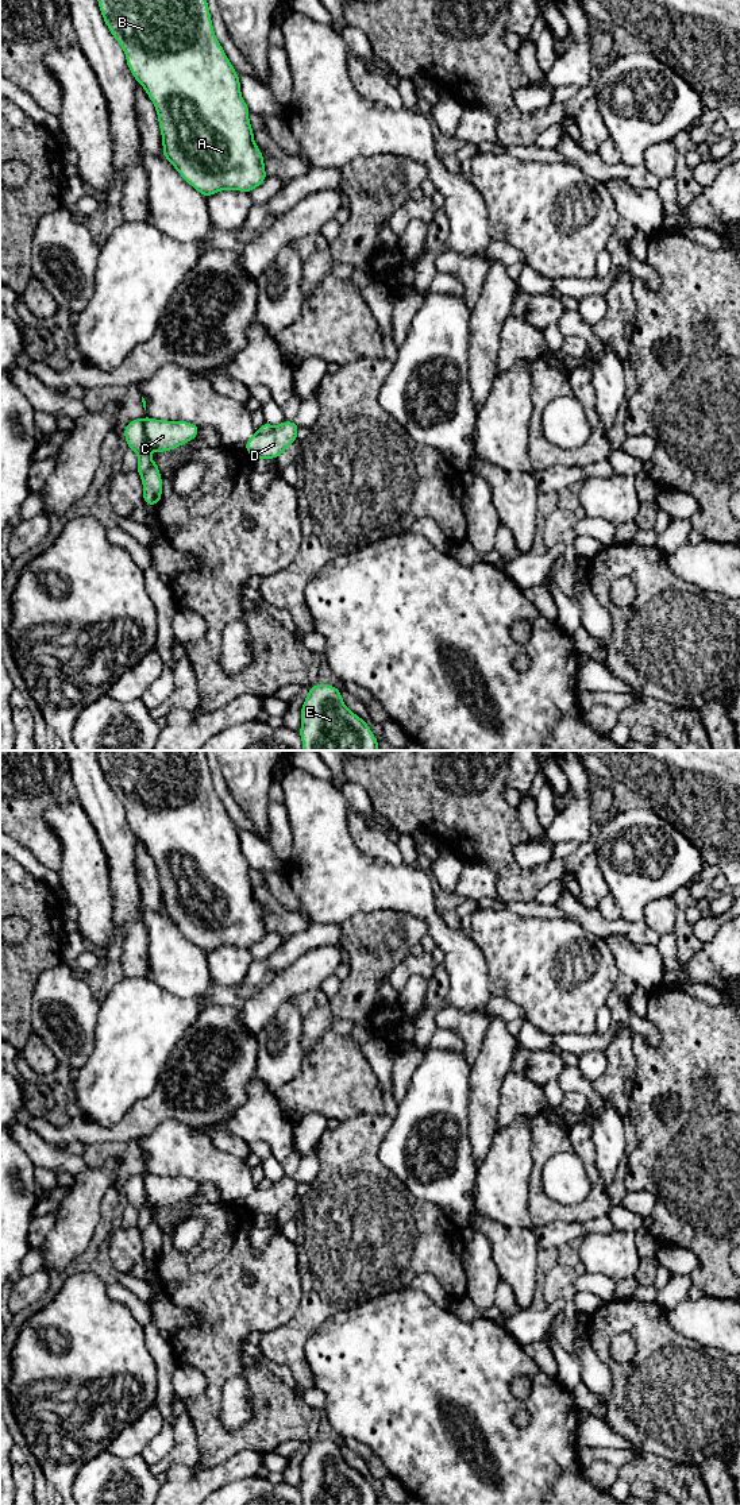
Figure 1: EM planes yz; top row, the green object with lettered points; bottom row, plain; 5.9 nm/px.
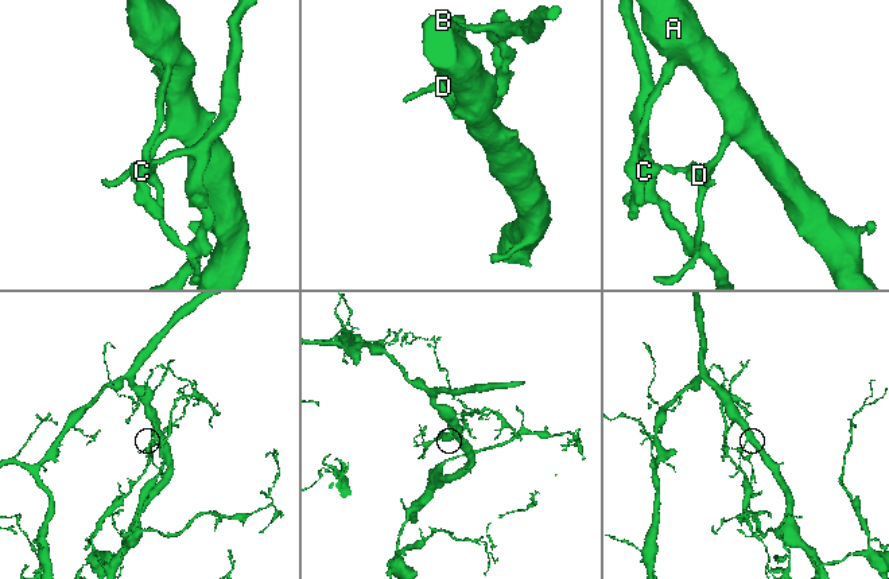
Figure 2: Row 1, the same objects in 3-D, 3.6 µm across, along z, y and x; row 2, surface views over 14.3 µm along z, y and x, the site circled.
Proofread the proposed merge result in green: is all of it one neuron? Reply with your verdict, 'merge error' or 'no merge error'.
merge error

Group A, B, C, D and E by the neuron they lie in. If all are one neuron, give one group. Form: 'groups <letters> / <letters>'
groups A B D / C E

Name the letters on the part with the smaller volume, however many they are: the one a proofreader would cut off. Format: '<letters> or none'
C, E

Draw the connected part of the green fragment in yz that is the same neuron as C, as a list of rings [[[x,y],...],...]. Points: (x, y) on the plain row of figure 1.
[[[147,1174],[144,1177],[146,1196],[153,1208],[165,1208],[178,1204],[196,1195],[200,1184],[186,1177]]]

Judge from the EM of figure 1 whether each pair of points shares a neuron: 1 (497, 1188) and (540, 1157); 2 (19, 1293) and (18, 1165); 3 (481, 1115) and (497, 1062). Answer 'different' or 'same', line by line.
1: different
2: different
3: same

